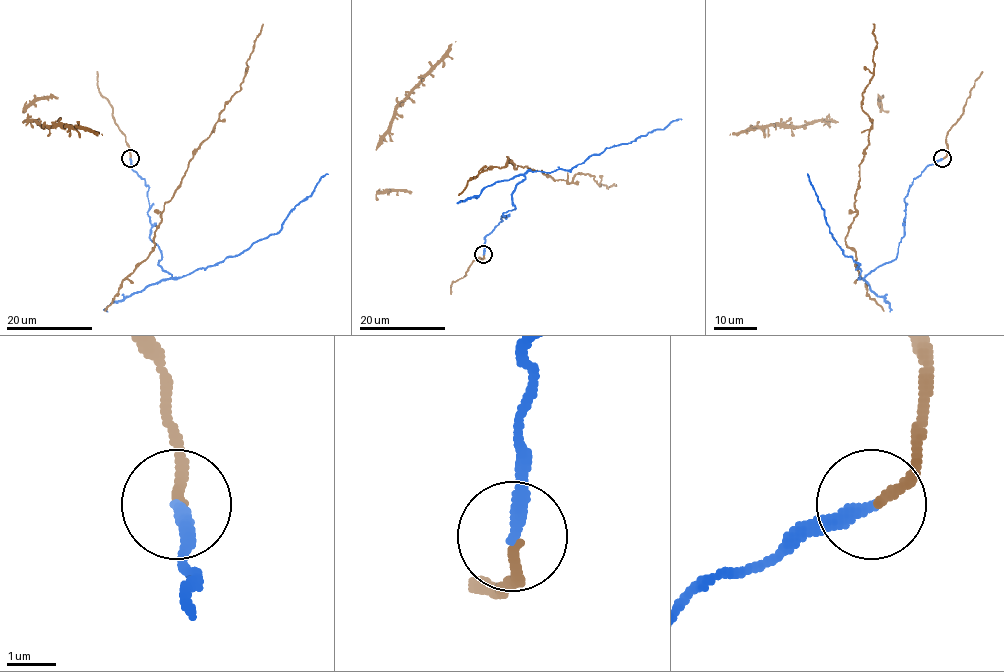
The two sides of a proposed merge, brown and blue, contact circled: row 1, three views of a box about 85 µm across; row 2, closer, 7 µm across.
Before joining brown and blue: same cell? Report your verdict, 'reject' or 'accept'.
accept

